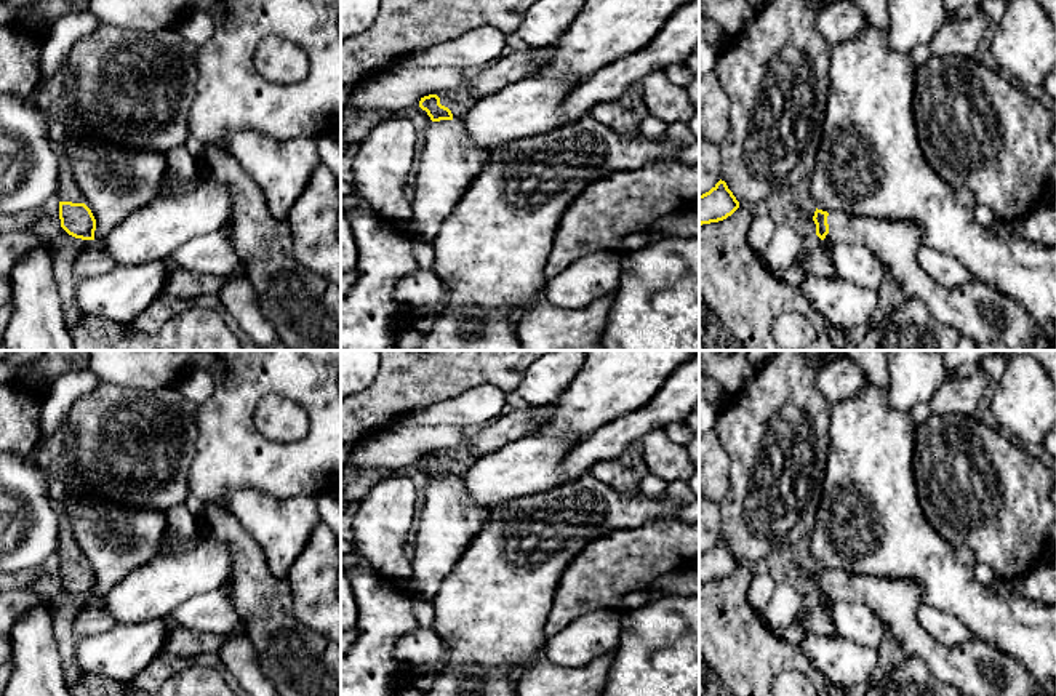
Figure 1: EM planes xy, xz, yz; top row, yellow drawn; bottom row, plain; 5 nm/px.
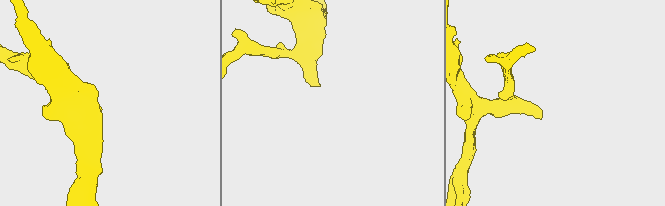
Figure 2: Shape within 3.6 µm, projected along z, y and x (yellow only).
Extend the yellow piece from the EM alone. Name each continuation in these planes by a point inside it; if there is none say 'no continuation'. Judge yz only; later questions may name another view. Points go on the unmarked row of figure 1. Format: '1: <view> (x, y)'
1: yz (976, 668)

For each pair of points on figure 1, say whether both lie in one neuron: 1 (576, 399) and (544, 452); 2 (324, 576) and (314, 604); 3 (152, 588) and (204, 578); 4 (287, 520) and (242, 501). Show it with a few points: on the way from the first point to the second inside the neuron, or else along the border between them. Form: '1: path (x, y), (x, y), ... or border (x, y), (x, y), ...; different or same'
1: border (533, 434), (572, 434), (581, 440); different
2: path (317, 583), (314, 586), (314, 597); same
3: path (165, 583), (173, 578), (191, 578); same
4: path (276, 520), (266, 519), (253, 509); same

